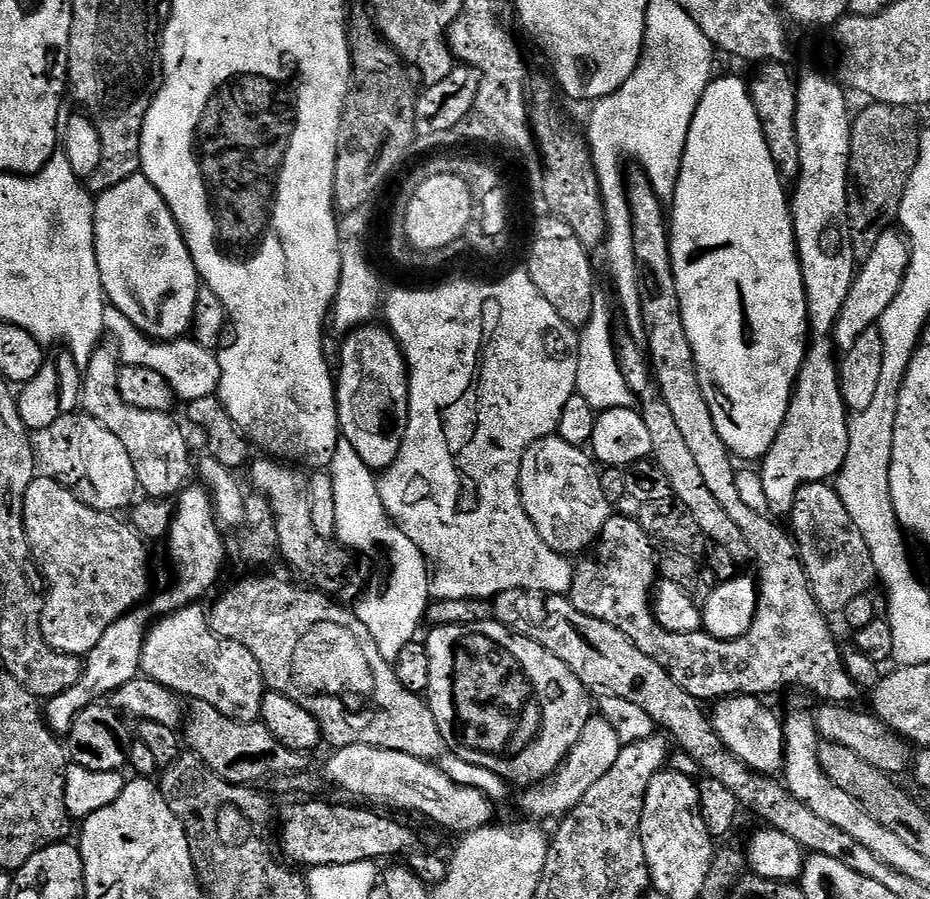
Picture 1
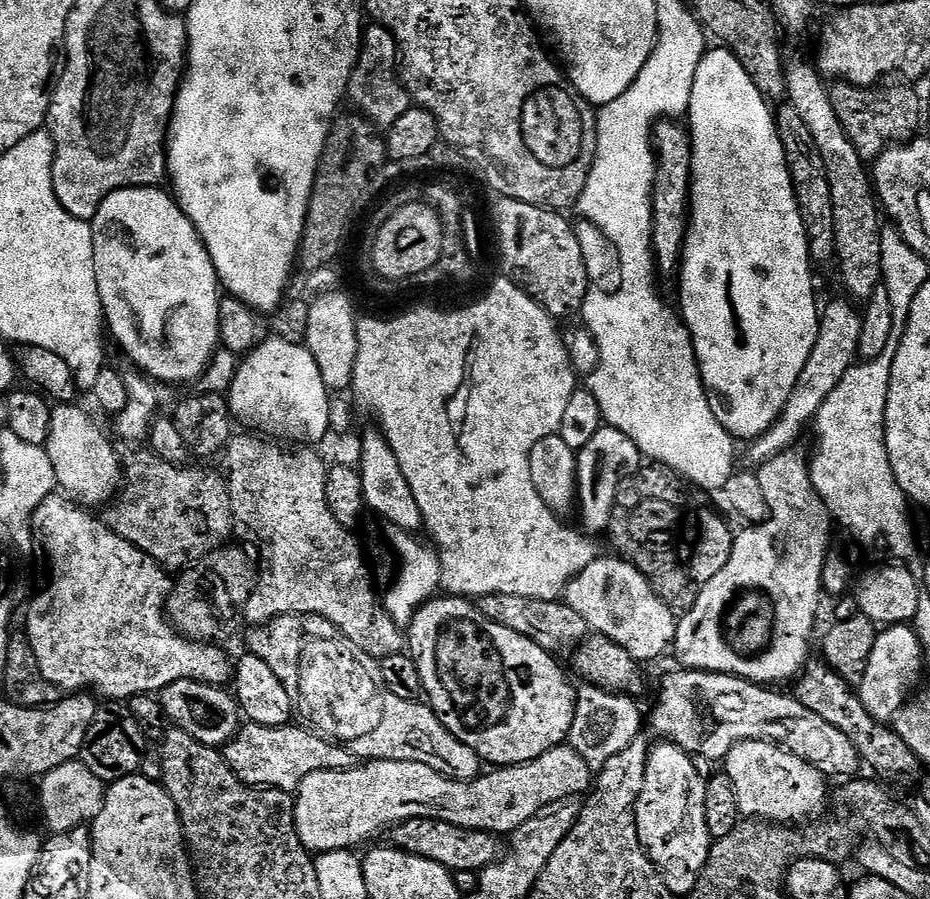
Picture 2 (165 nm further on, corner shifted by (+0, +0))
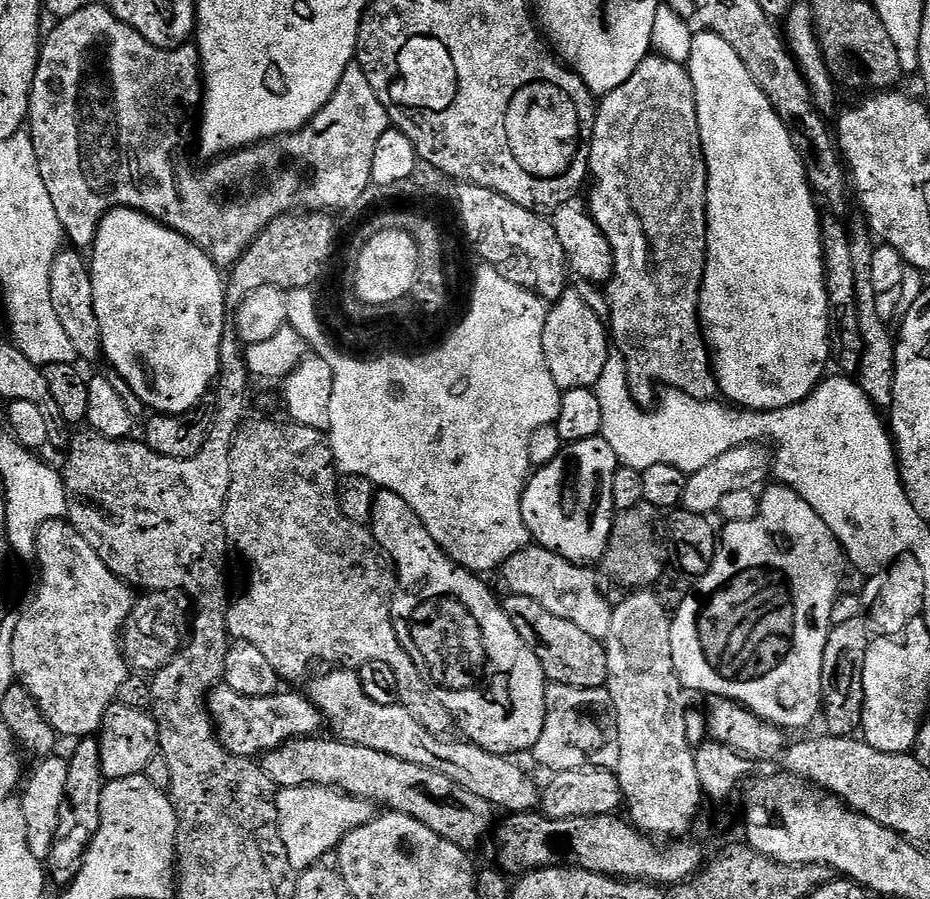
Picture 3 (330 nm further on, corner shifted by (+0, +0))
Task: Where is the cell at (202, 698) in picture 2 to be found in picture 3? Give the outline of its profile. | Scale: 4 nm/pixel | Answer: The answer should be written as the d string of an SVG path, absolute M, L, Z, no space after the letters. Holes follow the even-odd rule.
M217 686L212 689L208 694L208 712L212 715L212 724L216 728L216 734L219 736L222 746L226 746L226 750L230 750L234 754L239 756L246 756L249 758L260 758L263 757L266 752L273 752L278 746L282 746L287 740L297 740L300 736L316 736L319 733L321 724L322 728L322 714L316 709L315 704L312 703L311 699L307 695L301 694L299 696L296 692L287 692L287 690L281 690L276 693L275 696L263 696L262 698L254 698L253 696L243 696L238 694L238 690L230 690L226 686Z

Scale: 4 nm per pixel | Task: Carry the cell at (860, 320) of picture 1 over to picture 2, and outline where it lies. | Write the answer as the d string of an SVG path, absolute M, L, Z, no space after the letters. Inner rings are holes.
M847 299L836 300L833 304L823 305L820 313L820 329L814 342L814 350L810 350L810 358L786 402L783 412L773 421L771 428L765 430L755 440L747 445L748 460L752 466L765 464L778 454L789 451L792 444L800 436L804 427L813 423L814 417L827 398L836 388L848 369L857 363L860 351L860 321L861 313L851 308L853 305Z

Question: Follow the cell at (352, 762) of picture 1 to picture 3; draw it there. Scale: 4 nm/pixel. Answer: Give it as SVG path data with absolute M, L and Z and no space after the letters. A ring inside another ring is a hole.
M282 788L277 791L275 823L280 823L280 840L288 855L288 864L295 870L319 865L328 851L339 849L340 844L354 830L374 819L374 806L369 800L348 796L334 788Z

